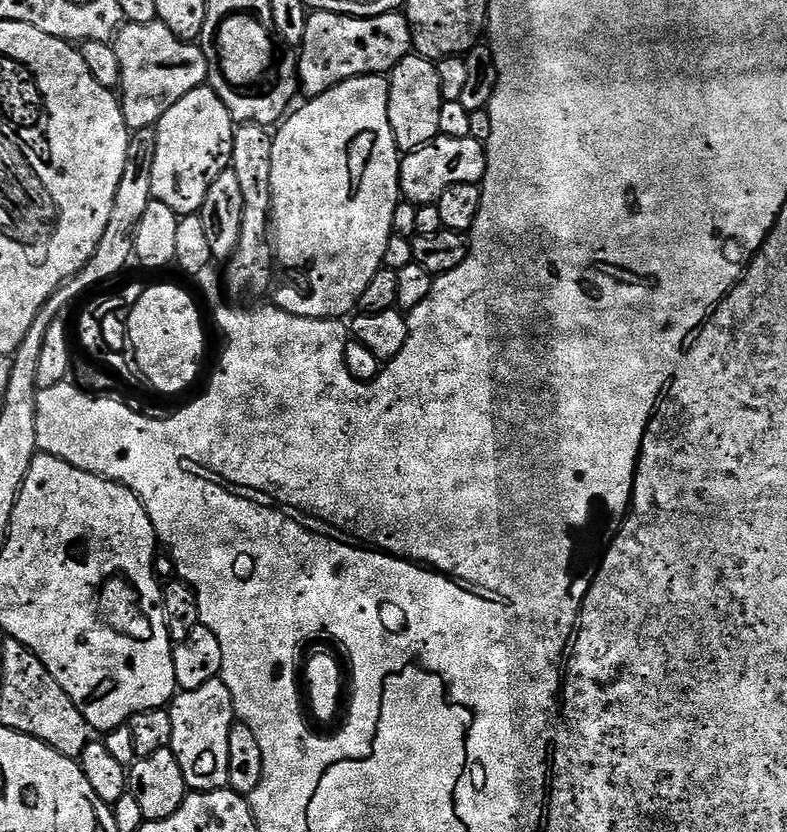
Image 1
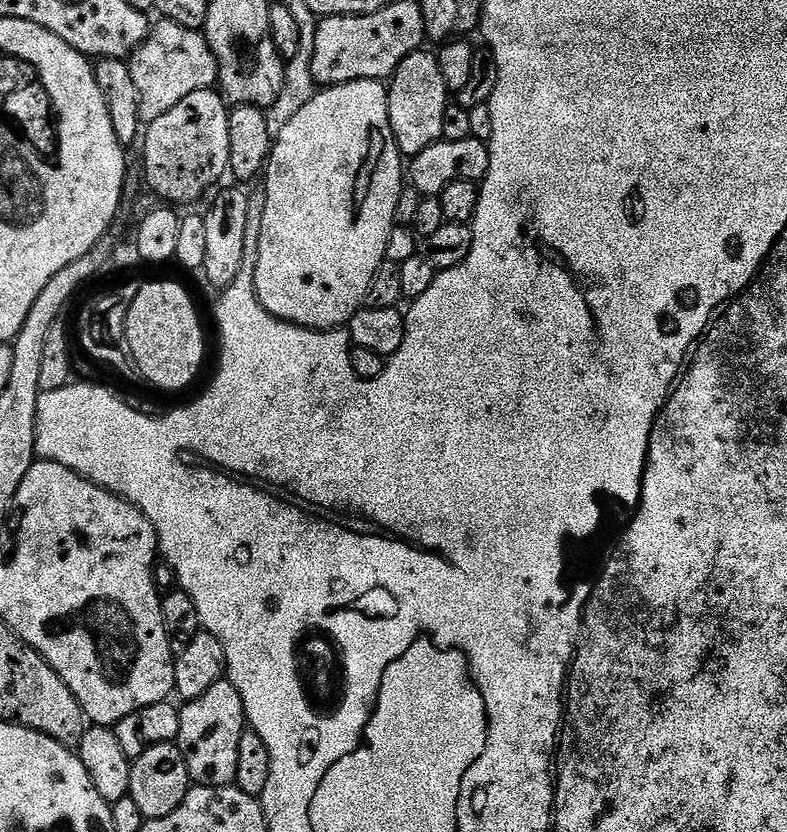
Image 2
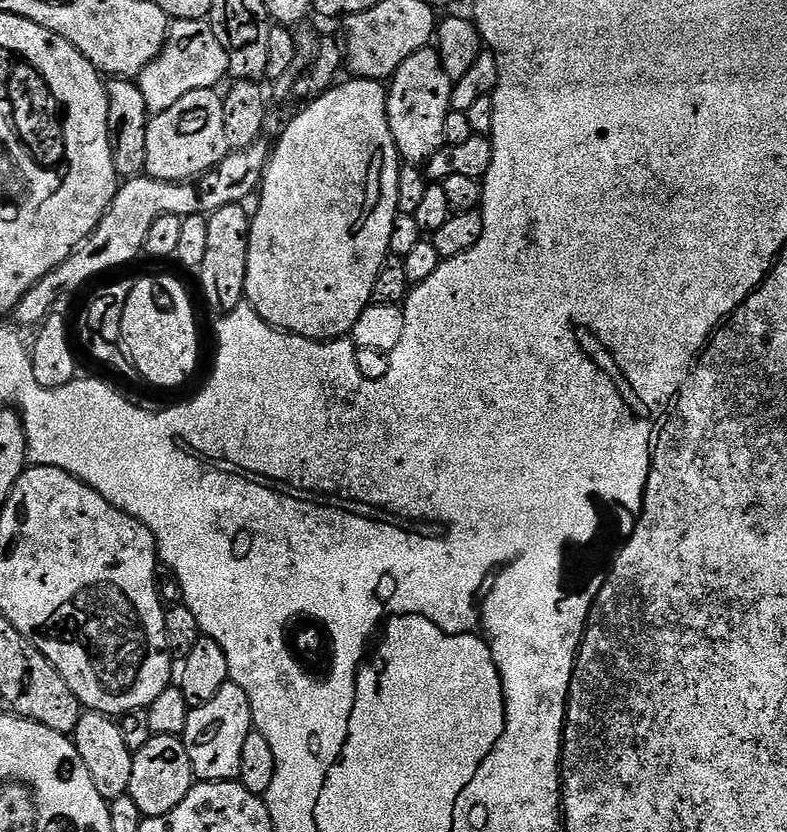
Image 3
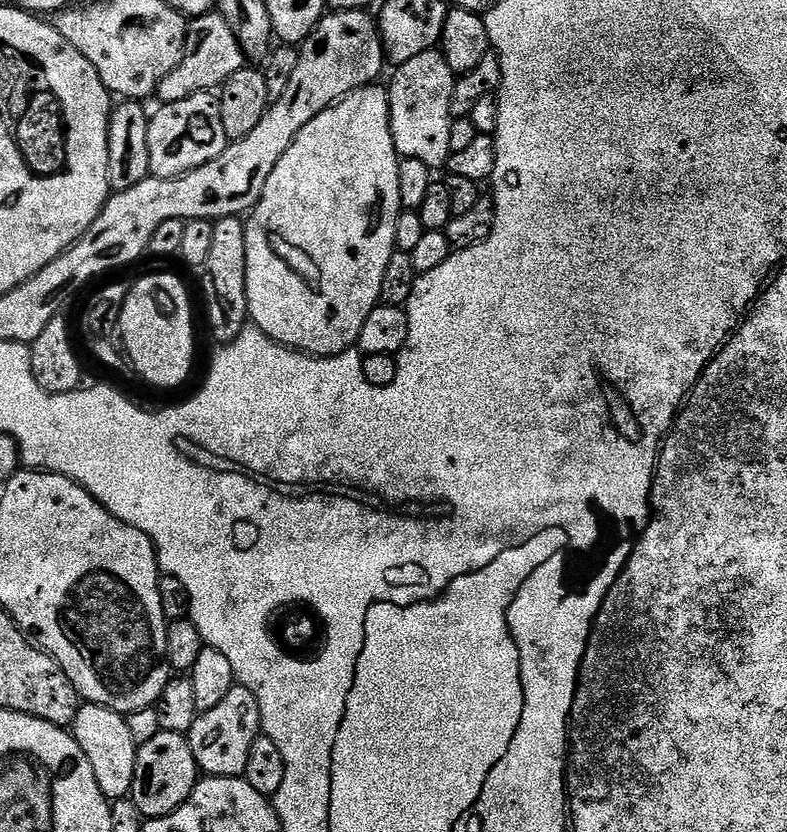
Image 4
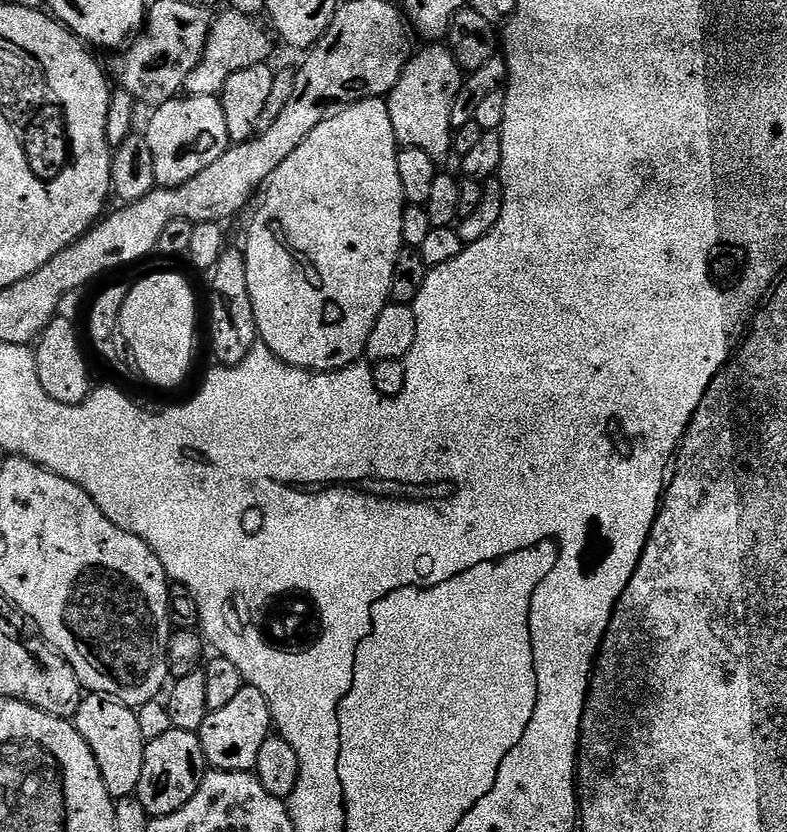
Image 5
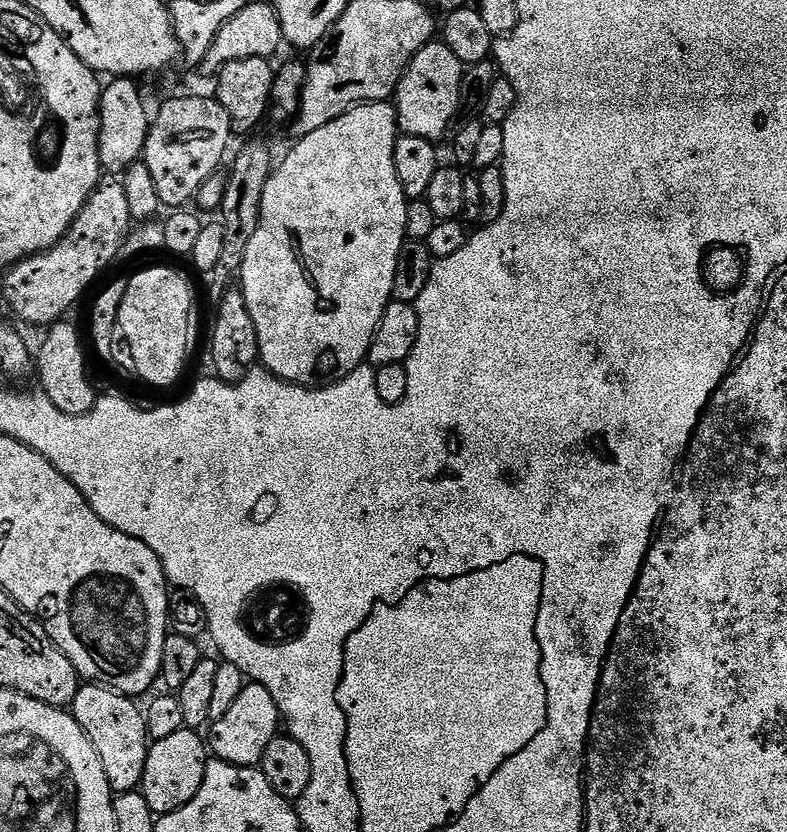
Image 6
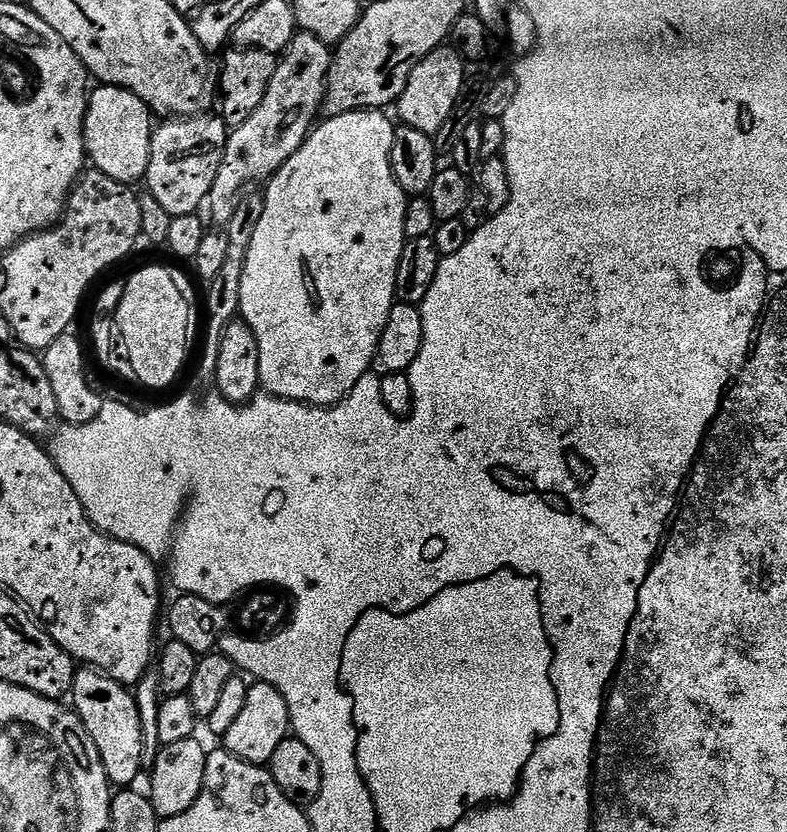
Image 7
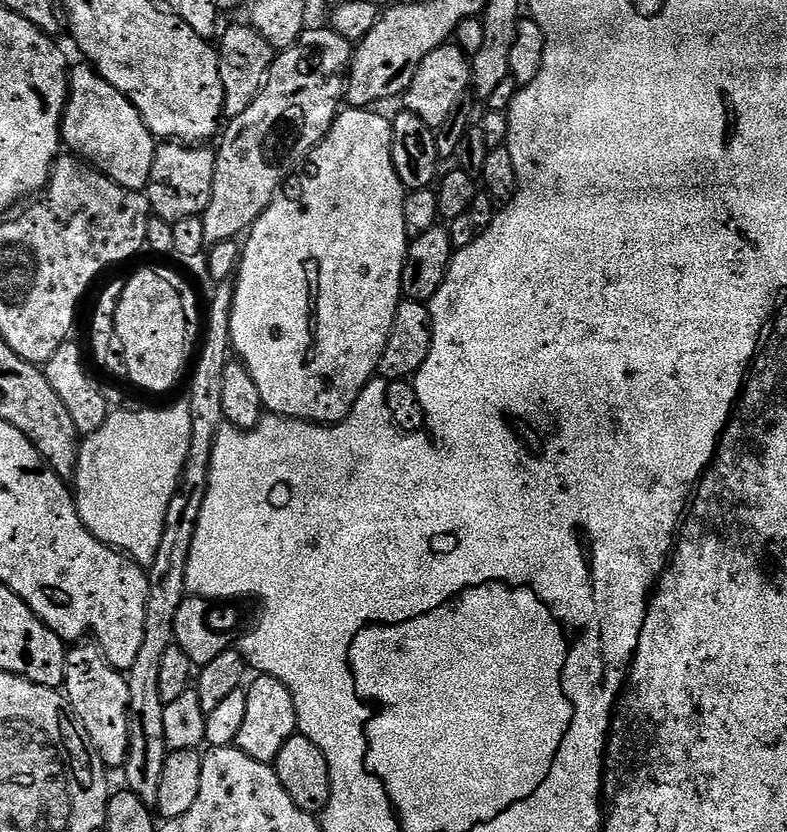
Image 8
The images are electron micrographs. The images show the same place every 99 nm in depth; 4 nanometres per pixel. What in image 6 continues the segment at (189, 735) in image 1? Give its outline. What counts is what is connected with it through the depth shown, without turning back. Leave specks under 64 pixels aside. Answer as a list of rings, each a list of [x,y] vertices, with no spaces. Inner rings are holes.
[[[248,682],[245,683],[242,694],[238,694],[238,702],[234,702],[234,706],[230,706],[230,710],[226,710],[226,714],[222,714],[222,718],[211,721],[211,728],[210,752],[215,759],[225,760],[239,768],[254,768],[259,765],[262,754],[266,754],[266,746],[270,746],[270,742],[281,731],[282,717],[274,698],[270,698],[270,690],[266,690],[266,686],[261,684]]]

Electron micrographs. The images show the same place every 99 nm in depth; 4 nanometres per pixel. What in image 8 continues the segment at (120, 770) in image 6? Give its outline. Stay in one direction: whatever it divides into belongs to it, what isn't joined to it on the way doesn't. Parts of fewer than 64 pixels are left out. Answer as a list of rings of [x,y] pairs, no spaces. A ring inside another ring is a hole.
[[[80,642],[67,649],[63,691],[92,749],[100,755],[105,769],[123,769],[130,746],[128,707],[130,690],[125,673],[113,666],[95,642]]]

